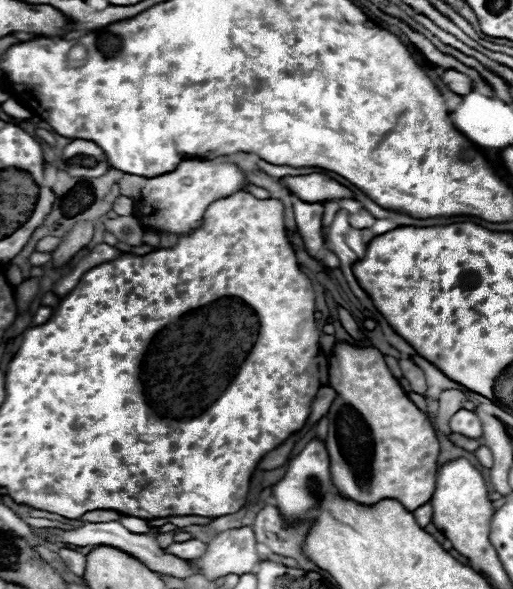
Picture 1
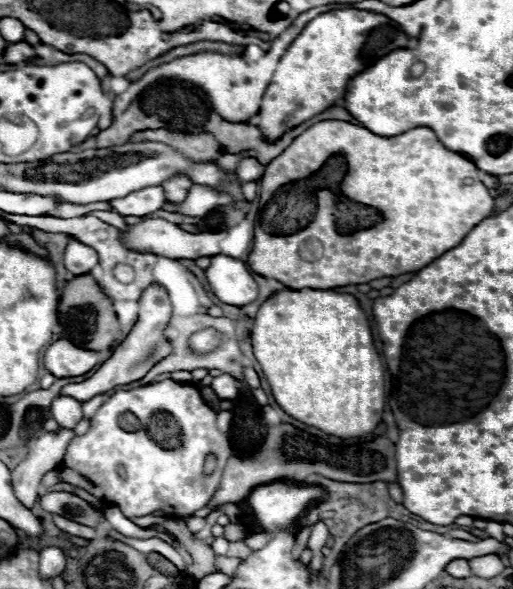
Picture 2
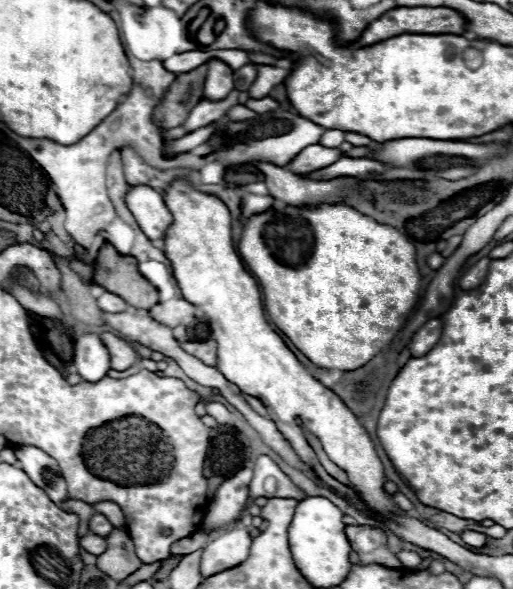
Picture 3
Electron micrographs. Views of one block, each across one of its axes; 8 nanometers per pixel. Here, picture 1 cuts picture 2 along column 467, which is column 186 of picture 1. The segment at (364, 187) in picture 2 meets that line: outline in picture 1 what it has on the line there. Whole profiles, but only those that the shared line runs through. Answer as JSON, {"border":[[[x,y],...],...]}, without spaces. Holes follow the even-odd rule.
{"border":[[[182,160],[172,172],[166,172],[162,176],[154,176],[146,180],[146,186],[140,190],[140,202],[136,206],[136,218],[140,220],[140,224],[148,230],[156,230],[156,232],[170,232],[170,234],[190,234],[196,228],[202,226],[202,218],[206,208],[226,196],[232,196],[240,190],[244,190],[248,186],[248,180],[244,176],[244,172],[232,164],[232,162],[222,162],[218,160]]]}

